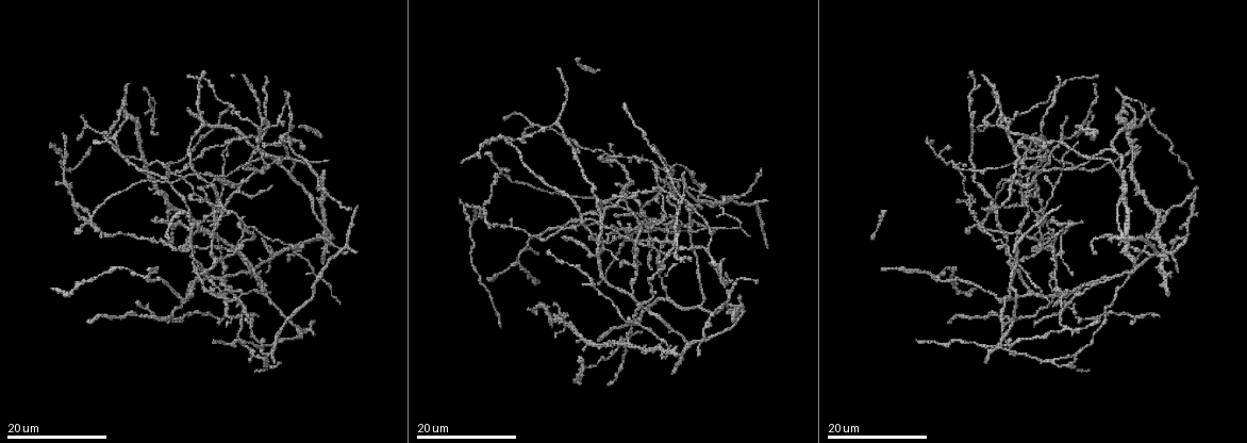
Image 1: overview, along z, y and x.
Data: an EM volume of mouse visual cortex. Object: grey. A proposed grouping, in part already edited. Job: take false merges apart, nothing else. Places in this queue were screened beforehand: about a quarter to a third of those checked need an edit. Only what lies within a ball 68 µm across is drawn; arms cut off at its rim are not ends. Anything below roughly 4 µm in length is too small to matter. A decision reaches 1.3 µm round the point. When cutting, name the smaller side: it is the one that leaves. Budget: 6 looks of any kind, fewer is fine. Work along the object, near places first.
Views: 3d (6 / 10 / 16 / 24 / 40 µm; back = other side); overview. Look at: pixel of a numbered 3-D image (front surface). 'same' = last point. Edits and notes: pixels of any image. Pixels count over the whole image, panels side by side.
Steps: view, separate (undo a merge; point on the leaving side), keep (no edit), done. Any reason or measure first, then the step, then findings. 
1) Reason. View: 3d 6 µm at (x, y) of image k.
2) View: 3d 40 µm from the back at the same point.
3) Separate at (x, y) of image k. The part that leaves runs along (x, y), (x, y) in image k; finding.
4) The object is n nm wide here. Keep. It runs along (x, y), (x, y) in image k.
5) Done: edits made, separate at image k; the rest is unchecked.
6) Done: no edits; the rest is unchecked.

Branch point. View: 3d 24 µm at (667, 300) of image 1.

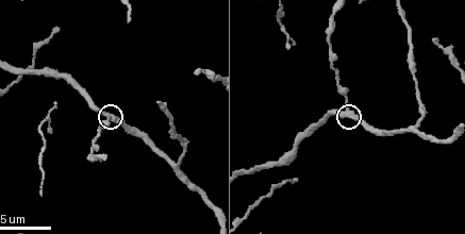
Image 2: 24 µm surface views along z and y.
View: 3d 10 µm at (105, 114) of image 2.

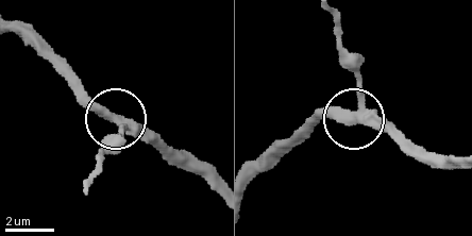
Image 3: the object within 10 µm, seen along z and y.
The side arm is 51 µm long. Keep. It runs along (335, 22), (359, 89), (359, 107), (348, 120), (306, 120) in image 3; all the same neuron.

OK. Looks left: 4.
View: 3d 16 µm at (248, 228) of image 1.

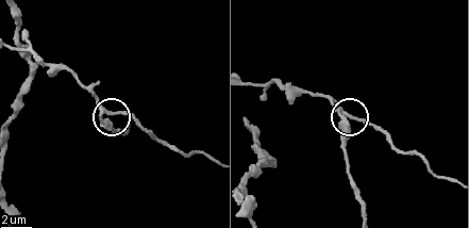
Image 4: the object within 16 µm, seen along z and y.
Zoom in. View: 3d 10 µm at (354, 117) of image 4.

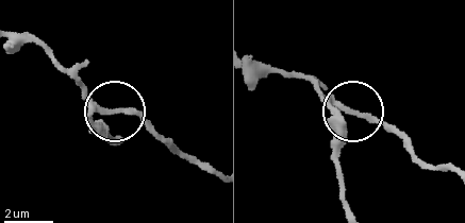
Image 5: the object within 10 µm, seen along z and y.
The side arm is 32 µm long. Separate at (126, 112) of image 5. The part that leaves runs along (90, 107), (84, 91), (42, 49), (17, 43) in image 5; two neurons meet here.

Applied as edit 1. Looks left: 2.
Done: edits made, separate at image 5; the rest is unchecked.

